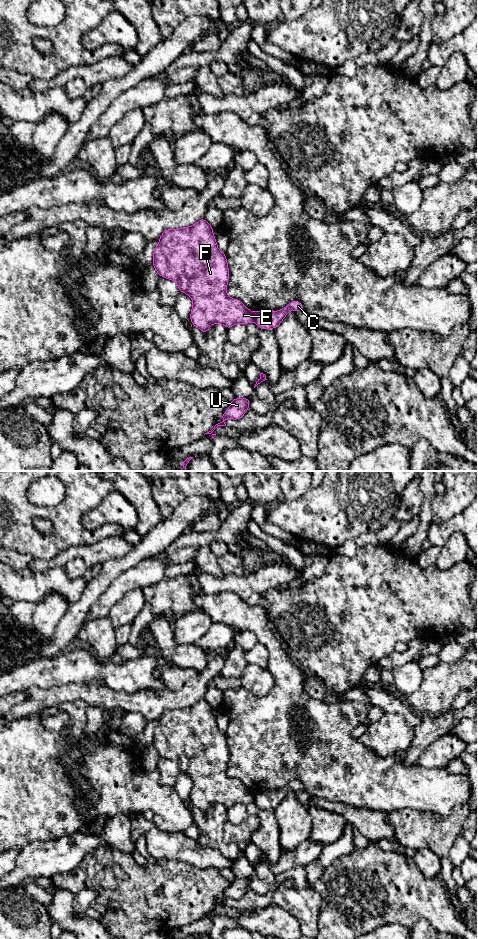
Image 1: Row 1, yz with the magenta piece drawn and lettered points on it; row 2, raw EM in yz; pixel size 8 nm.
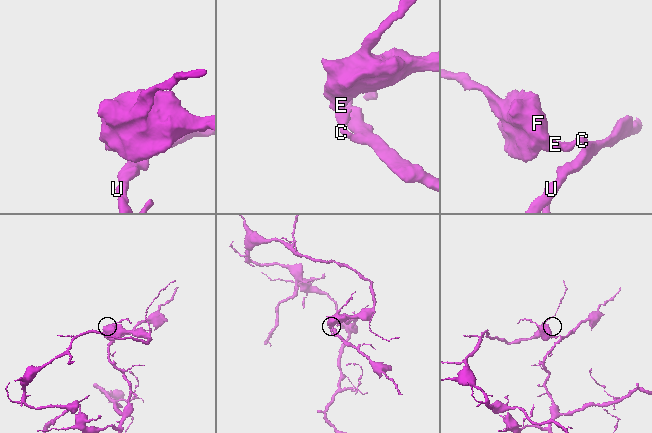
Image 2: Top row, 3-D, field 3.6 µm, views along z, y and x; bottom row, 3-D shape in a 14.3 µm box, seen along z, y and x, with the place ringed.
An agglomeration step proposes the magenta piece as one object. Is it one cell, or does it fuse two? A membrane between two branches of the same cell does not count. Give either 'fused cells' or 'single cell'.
fused cells

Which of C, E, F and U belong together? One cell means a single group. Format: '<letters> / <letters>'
C U / E F

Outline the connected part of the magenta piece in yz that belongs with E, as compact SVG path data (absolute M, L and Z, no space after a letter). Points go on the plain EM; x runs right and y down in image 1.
M205 698L189 707L164 710L153 731L152 746L160 757L175 761L179 772L192 779L190 801L203 813L207 813L215 803L229 809L239 803L247 805L255 801L253 791L242 781L227 775L229 747L226 734L219 730L213 707Z

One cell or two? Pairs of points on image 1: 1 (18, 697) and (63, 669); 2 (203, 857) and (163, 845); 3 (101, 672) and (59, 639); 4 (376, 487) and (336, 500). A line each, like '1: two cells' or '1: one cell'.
1: two cells
2: one cell
3: two cells
4: one cell

